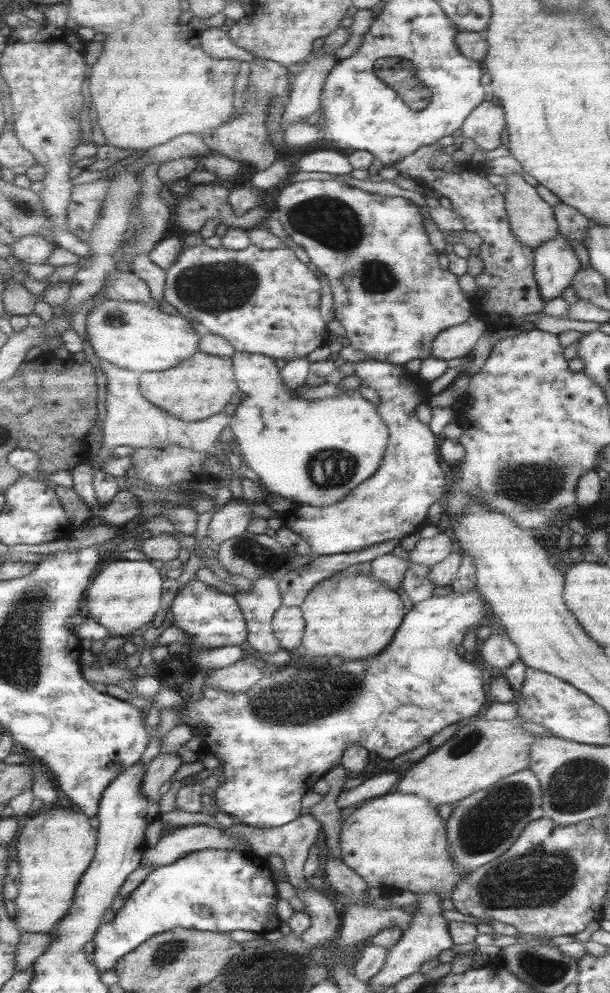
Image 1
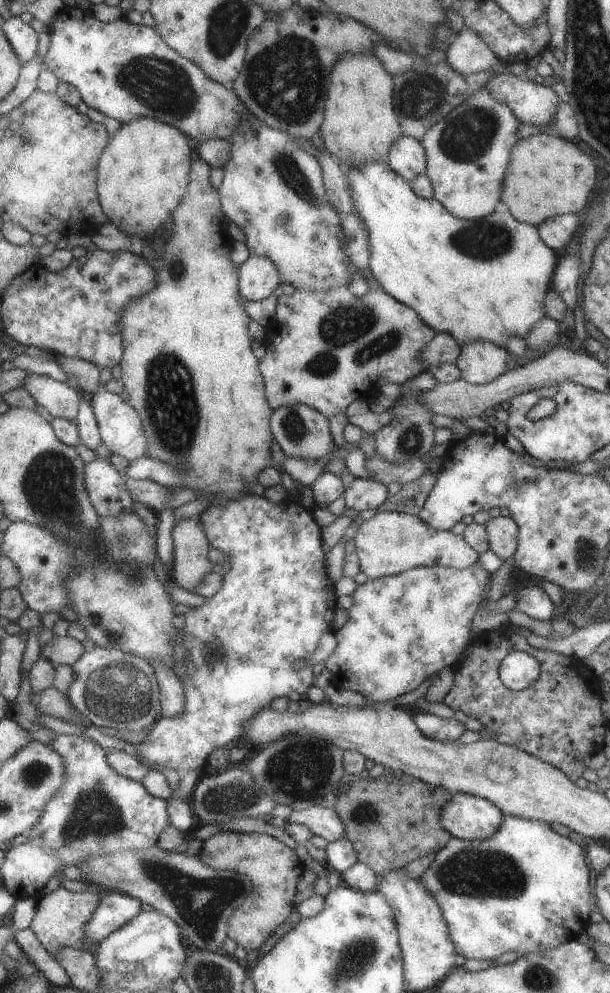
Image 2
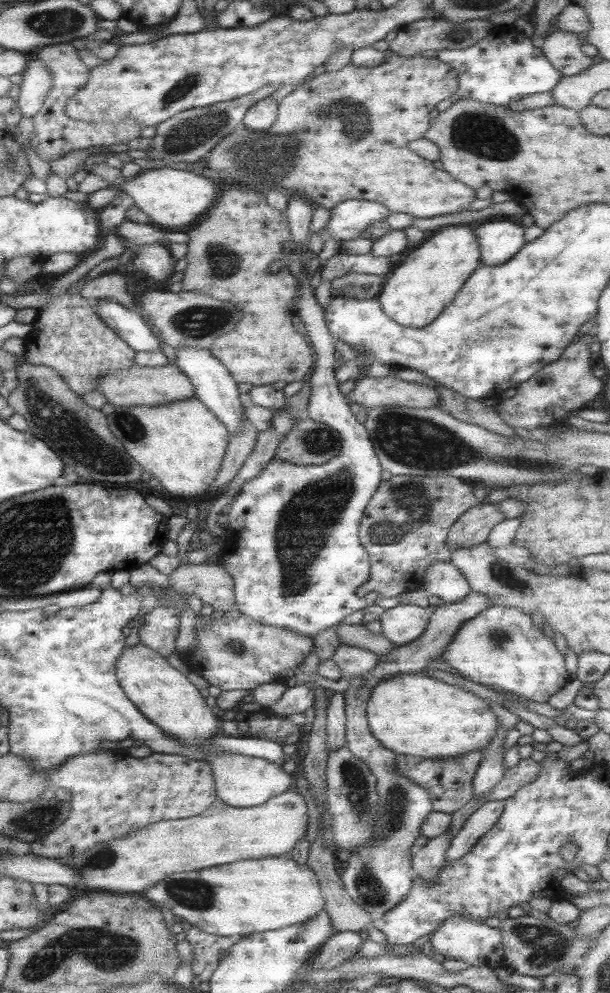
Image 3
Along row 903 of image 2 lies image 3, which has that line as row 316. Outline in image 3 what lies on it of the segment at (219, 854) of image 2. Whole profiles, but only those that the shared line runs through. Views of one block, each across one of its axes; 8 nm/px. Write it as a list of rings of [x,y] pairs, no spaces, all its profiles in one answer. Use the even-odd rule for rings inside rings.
[[[222,188],[225,192],[221,192],[207,212],[184,230],[189,240],[181,291],[235,302],[241,308],[239,328],[217,336],[208,346],[209,354],[227,368],[237,384],[302,381],[312,368],[314,356],[307,337],[295,332],[292,325],[297,281],[287,269],[290,259],[283,252],[283,242],[289,240],[285,212],[271,208],[264,195],[251,188]],[[274,260],[281,262],[277,273],[268,268]]]

